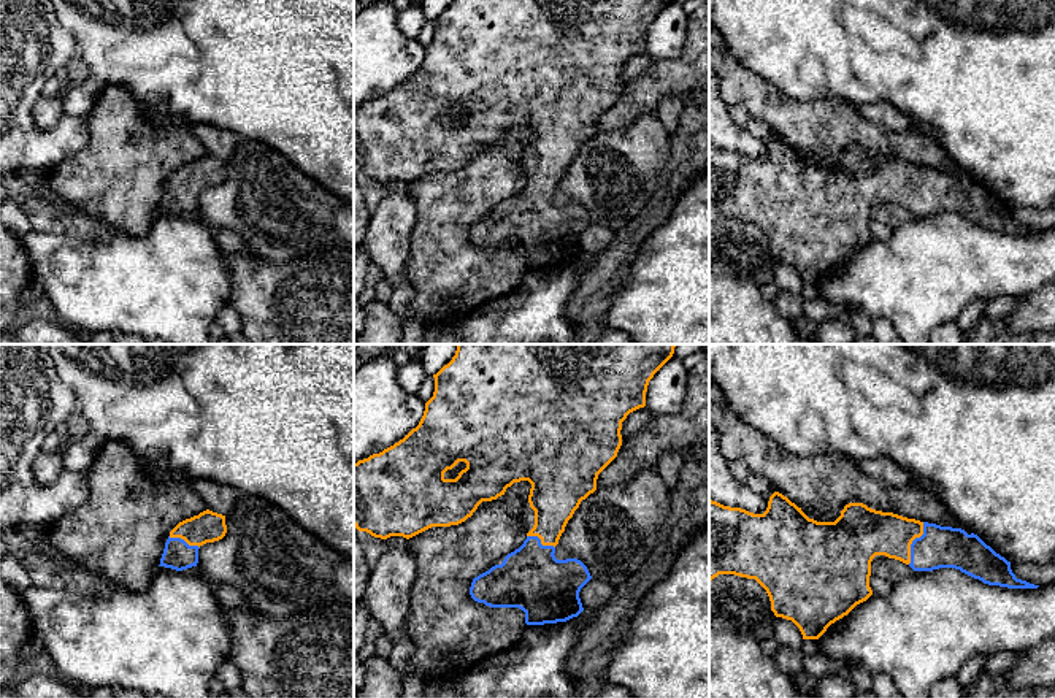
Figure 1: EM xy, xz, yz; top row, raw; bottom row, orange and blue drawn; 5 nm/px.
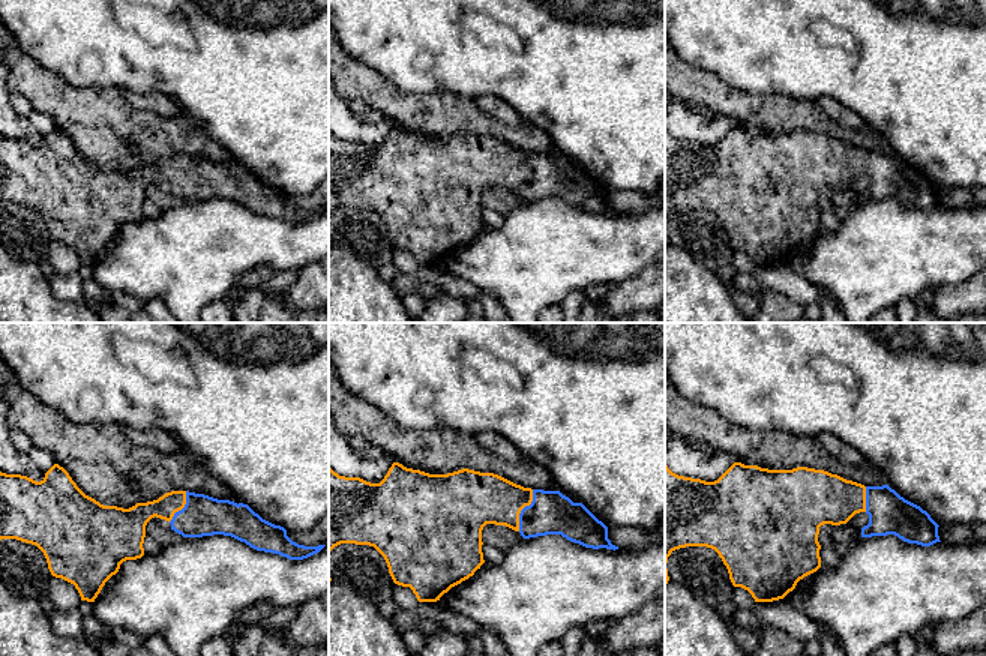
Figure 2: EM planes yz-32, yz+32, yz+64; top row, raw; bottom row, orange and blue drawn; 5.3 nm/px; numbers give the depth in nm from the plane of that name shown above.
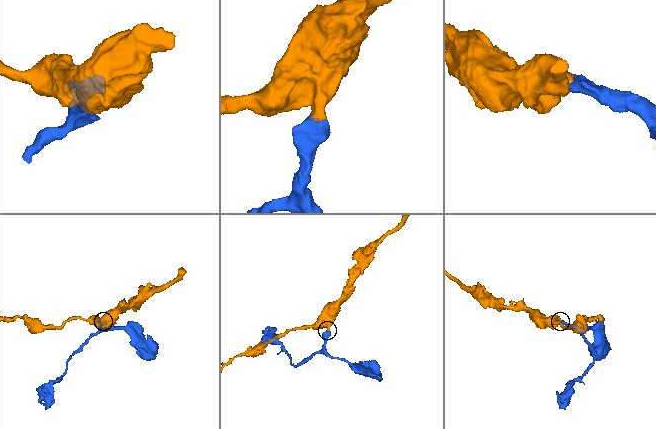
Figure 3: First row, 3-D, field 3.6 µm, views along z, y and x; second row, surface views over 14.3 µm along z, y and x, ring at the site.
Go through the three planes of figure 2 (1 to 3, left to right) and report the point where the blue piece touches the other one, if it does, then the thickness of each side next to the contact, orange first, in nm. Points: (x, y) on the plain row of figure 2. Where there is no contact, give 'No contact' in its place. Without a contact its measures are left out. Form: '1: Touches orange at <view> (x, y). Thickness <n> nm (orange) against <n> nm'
1: Touches orange at yz-32 (182, 171). Thickness 130 nm (orange) against 220 nm
2: Touches orange at yz+32 (523, 171). Thickness 280 nm (orange) against 240 nm
3: Touches orange at yz+64 (865, 162). Thickness 300 nm (orange) against 220 nm

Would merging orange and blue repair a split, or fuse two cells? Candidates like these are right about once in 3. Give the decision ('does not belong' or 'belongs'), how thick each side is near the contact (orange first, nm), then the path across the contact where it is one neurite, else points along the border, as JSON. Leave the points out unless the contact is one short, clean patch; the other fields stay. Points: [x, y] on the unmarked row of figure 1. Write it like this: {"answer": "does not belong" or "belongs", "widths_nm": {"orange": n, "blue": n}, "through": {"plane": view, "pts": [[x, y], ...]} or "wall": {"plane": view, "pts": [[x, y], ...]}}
{"answer": "belongs", "widths_nm": {"orange": 260, "blue": 200}, "through": {"plane": "yz", "pts": [[863, 178], [889, 178], [911, 187], [939, 191]]}}

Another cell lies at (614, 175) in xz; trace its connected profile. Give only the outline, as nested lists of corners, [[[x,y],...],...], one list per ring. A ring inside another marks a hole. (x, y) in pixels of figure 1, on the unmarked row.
[[[643,114],[623,130],[582,144],[554,200],[577,203],[592,224],[619,232],[649,205],[669,151],[669,132],[655,114]]]

